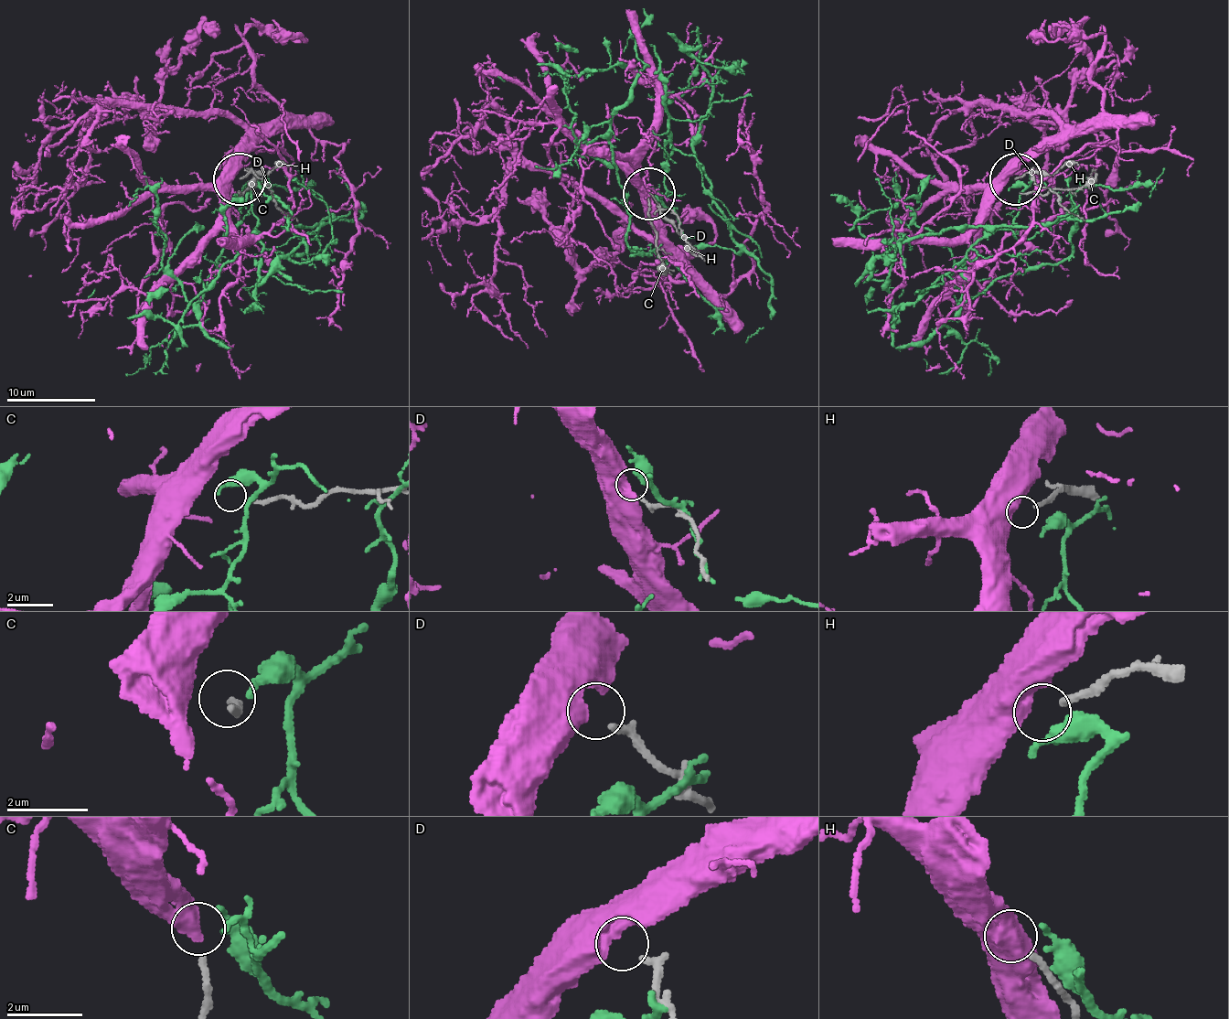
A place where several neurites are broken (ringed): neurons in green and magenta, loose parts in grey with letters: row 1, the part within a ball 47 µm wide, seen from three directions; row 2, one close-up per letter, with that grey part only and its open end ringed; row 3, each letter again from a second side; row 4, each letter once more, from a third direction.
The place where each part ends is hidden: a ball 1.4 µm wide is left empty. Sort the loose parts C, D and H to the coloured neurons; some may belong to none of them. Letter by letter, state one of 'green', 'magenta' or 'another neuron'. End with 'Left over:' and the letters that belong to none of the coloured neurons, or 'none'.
C: another neuron
D: magenta
H: another neuron
Left over: C, H

